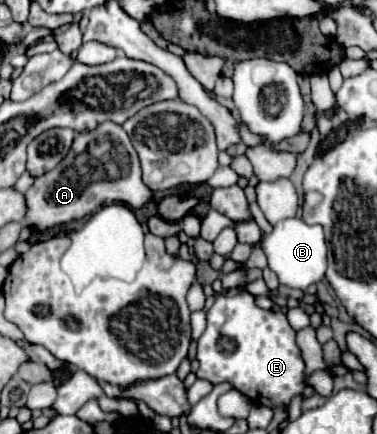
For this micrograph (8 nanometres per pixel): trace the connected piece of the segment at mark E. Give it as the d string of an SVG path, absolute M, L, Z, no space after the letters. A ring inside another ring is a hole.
M245 289L237 295L217 295L213 307L207 311L207 329L199 337L197 347L197 377L207 379L213 385L229 381L237 391L241 391L245 397L249 397L257 405L265 405L271 409L289 407L291 399L295 395L303 395L311 389L307 385L305 377L305 361L301 357L301 351L295 343L295 331L289 325L283 311L265 311L257 307L255 297Z

